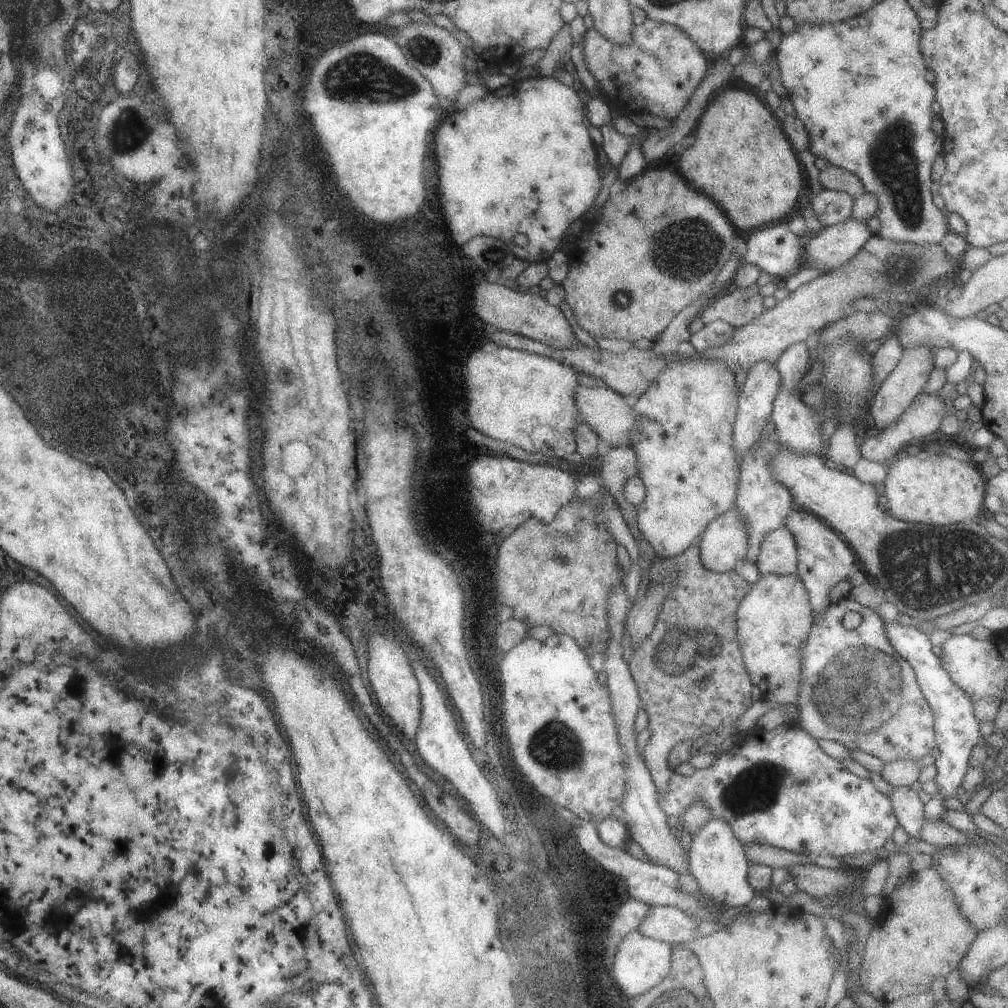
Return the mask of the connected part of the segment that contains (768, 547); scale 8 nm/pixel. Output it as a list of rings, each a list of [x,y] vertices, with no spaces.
[[[783,525],[762,539],[757,561],[762,575],[794,575],[797,573],[798,548],[791,531]]]

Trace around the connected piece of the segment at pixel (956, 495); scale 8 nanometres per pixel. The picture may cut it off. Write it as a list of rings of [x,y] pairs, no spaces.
[[[926,443],[909,456],[894,458],[888,466],[883,502],[893,518],[946,526],[974,516],[978,520],[984,515],[986,477],[982,478],[973,463],[956,460]]]

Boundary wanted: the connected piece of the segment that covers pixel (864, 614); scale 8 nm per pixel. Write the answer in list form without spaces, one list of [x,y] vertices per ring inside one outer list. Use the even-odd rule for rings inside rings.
[[[847,596],[842,600],[838,600],[836,604],[834,602],[828,603],[824,609],[818,611],[814,616],[814,621],[808,635],[805,636],[802,647],[800,648],[800,667],[801,674],[799,679],[799,692],[796,700],[796,724],[801,727],[807,734],[810,734],[814,739],[833,741],[842,744],[845,748],[852,751],[861,751],[865,754],[874,756],[884,763],[890,763],[891,761],[909,759],[912,761],[925,762],[929,760],[932,749],[935,744],[935,729],[933,722],[933,710],[926,703],[921,689],[918,687],[917,679],[912,669],[912,666],[904,659],[898,656],[895,649],[892,647],[890,640],[888,639],[885,623],[881,620],[881,617],[872,610],[872,608],[866,608],[856,602],[856,600],[849,600]],[[850,612],[857,612],[862,617],[862,622],[858,628],[854,630],[846,630],[843,626],[844,616],[850,614]]]

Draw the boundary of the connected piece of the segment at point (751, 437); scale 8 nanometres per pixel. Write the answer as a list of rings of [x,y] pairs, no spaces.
[[[767,361],[756,364],[750,371],[747,372],[748,377],[744,386],[739,392],[739,400],[737,405],[737,414],[733,427],[733,450],[737,456],[742,459],[749,449],[759,440],[764,430],[768,418],[771,417],[773,403],[777,393],[780,390],[781,377],[776,371],[774,365]]]

